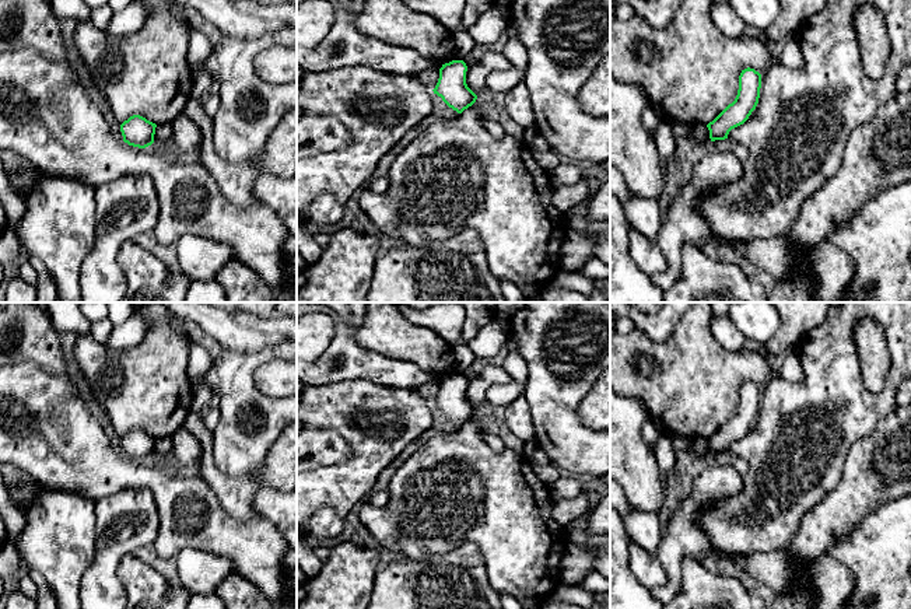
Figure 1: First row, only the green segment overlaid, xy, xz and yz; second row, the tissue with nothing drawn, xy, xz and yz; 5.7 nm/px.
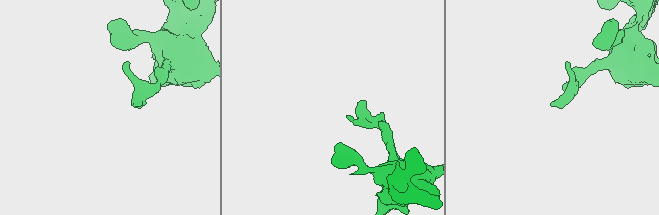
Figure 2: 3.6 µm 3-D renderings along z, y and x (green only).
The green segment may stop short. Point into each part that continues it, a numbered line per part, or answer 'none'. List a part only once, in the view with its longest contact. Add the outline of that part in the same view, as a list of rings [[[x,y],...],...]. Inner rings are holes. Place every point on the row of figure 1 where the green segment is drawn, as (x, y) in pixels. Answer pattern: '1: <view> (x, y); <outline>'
none

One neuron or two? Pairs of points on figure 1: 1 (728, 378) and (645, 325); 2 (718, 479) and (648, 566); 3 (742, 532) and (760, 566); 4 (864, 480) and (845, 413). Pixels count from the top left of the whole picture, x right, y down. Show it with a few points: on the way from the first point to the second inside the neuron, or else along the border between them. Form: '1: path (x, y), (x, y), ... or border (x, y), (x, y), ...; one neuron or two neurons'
1: border (682, 317), (662, 342), (634, 331); two neurons
2: border (655, 556), (666, 574), (666, 581), (655, 590); two neurons
3: border (785, 548), (747, 555), (722, 553); two neurons
4: border (864, 438), (850, 450), (841, 475); two neurons

